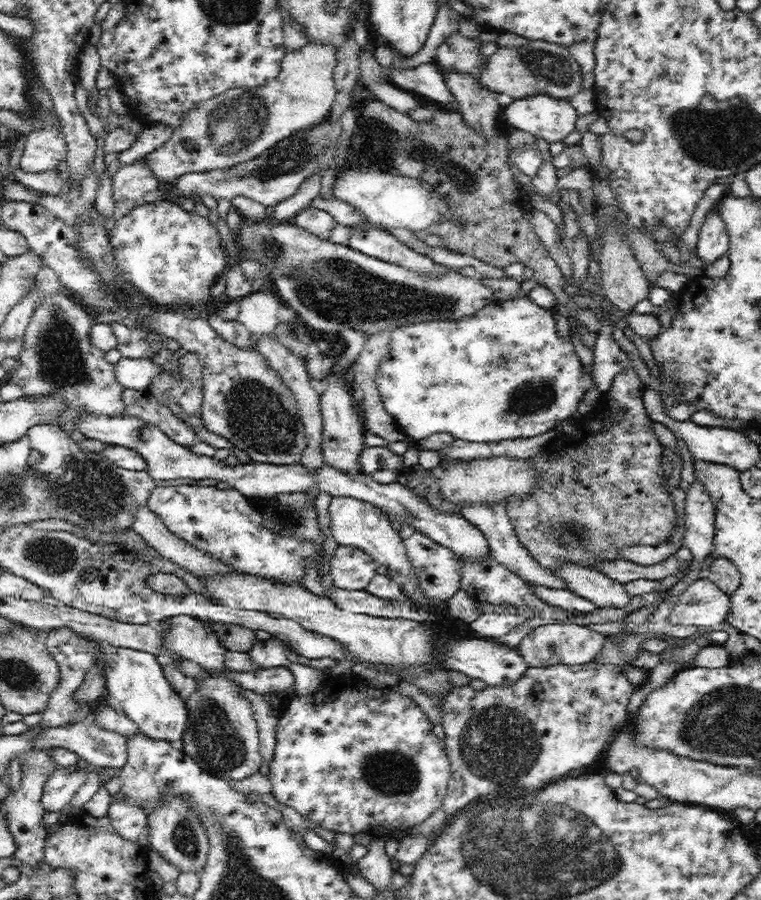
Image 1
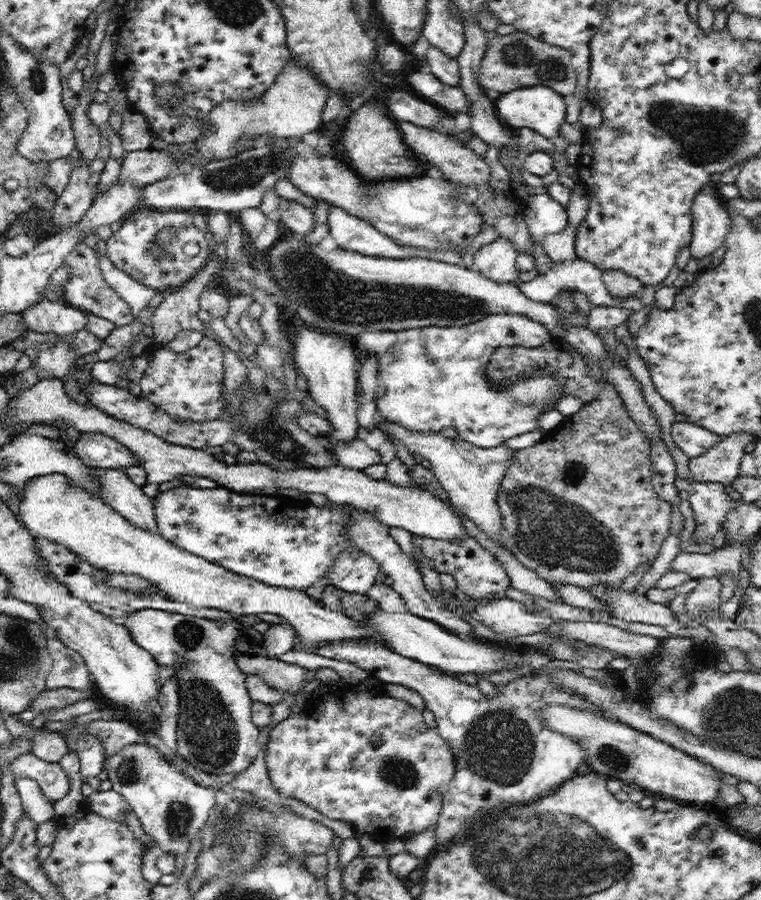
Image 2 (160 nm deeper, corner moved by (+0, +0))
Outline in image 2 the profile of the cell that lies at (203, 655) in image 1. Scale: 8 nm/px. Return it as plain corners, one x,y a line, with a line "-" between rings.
152,609
138,612
122,622
135,642
154,655
158,665
175,668
182,681
177,724
178,756
186,764
211,776
244,774
258,758
260,728
250,715
253,701
247,688
247,675
239,670
233,657
236,654
236,638
251,635
251,631
240,622
198,619

